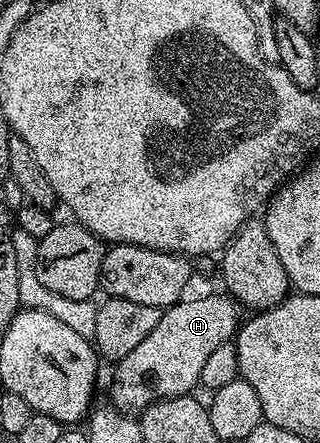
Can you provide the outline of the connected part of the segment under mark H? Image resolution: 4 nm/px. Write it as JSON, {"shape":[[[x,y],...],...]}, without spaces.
{"shape":[[[227,293],[204,294],[201,298],[185,297],[161,313],[154,332],[115,363],[112,374],[112,402],[117,411],[129,416],[139,415],[162,398],[183,398],[200,386],[202,367],[210,352],[221,344],[233,341],[241,325],[241,307]]]}

